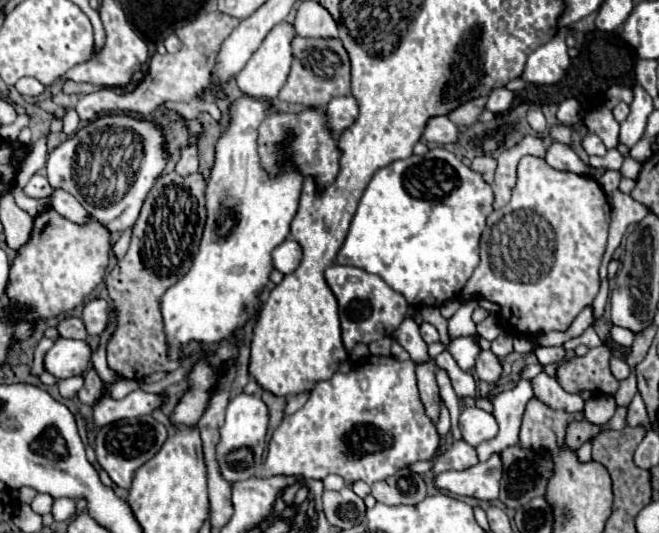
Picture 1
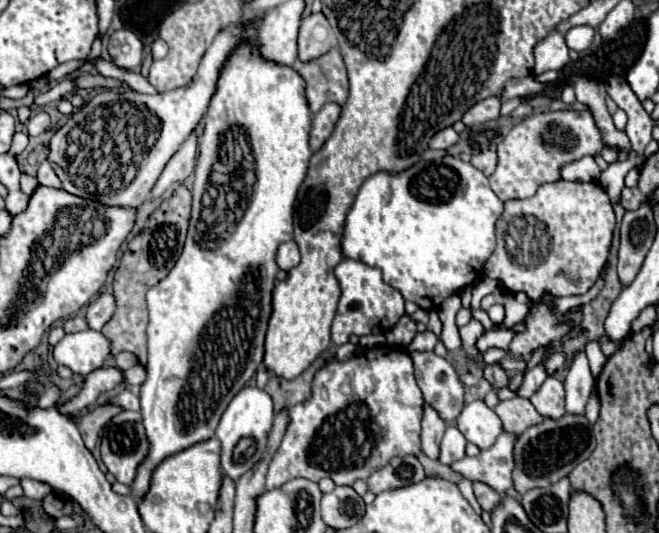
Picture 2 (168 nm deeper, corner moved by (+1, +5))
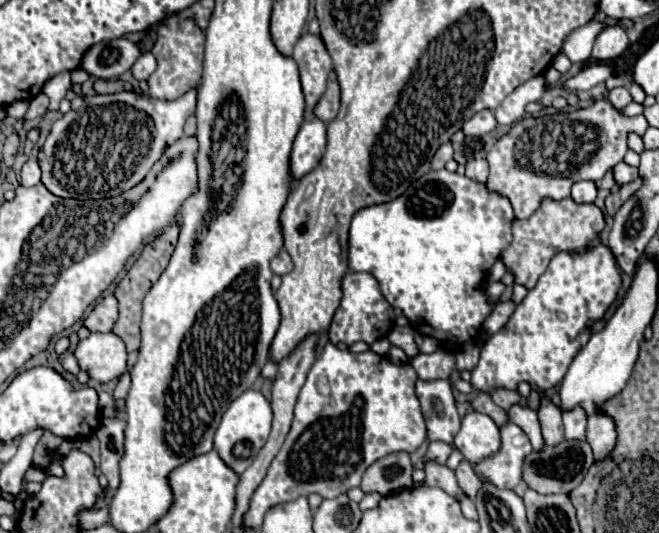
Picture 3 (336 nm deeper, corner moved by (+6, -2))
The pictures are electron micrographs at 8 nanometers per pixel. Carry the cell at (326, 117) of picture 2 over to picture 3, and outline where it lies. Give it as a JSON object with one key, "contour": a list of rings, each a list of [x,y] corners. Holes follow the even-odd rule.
{"contour":[[[322,119],[304,121],[292,149],[294,181],[298,181],[302,175],[306,175],[318,165],[318,161],[324,155],[324,147],[326,147],[326,123]]]}

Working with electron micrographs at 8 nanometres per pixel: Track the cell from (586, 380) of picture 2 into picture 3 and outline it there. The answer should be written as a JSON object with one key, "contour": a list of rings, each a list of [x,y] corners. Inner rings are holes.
{"contour":[[[576,405],[574,409],[564,409],[562,419],[564,419],[564,429],[568,439],[584,439],[586,411],[580,405]]]}

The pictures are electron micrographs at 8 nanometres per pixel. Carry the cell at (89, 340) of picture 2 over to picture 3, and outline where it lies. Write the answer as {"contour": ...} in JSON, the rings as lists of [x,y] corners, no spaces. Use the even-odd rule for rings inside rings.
{"contour":[[[92,333],[88,339],[78,341],[74,357],[82,371],[96,381],[118,379],[126,371],[126,347],[114,333]]]}

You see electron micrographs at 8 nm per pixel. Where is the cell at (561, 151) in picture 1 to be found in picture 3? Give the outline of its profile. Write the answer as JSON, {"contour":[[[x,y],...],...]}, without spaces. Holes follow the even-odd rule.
{"contour":[[[576,181],[572,185],[572,199],[576,203],[592,203],[596,199],[596,183],[594,181]]]}

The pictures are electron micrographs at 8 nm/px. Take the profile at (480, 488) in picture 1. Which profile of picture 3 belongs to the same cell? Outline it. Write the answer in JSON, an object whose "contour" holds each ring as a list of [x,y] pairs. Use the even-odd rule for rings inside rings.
{"contour":[[[512,421],[500,429],[502,445],[492,457],[474,463],[474,473],[498,489],[514,489],[522,479],[522,461],[532,451],[526,433]]]}

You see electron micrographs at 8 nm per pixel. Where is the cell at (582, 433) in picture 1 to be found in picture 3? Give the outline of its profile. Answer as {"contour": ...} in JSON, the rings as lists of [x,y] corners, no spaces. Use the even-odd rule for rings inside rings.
{"contour":[[[564,439],[562,443],[554,447],[544,445],[542,451],[532,451],[524,461],[522,479],[536,493],[570,493],[576,485],[580,485],[592,461],[594,461],[594,455],[592,455],[592,447],[588,445],[588,441]]]}

